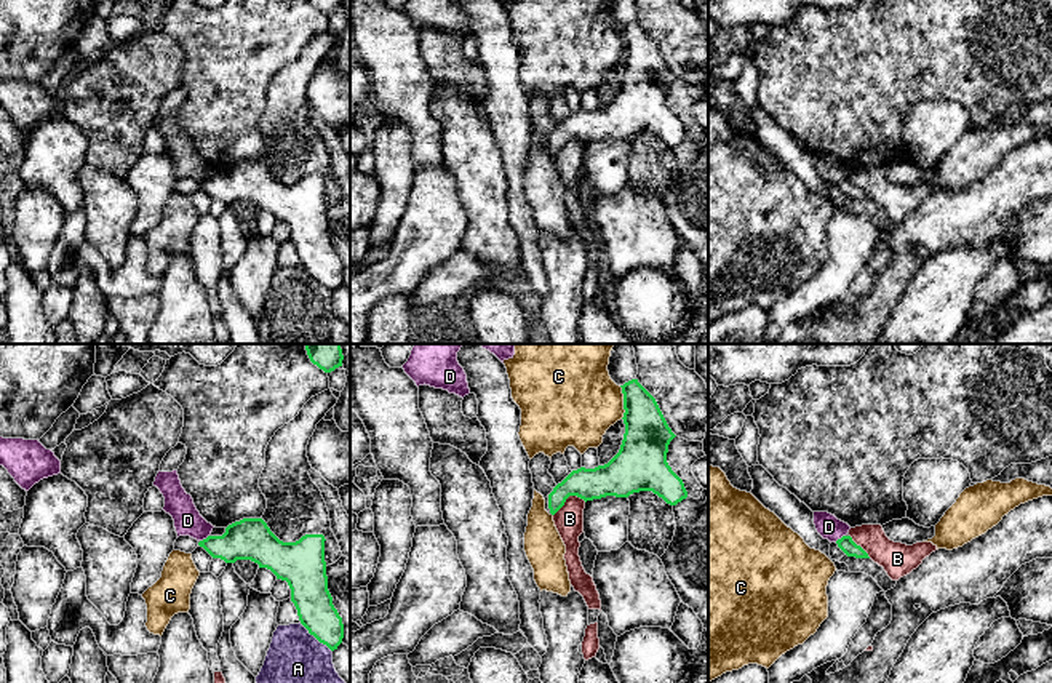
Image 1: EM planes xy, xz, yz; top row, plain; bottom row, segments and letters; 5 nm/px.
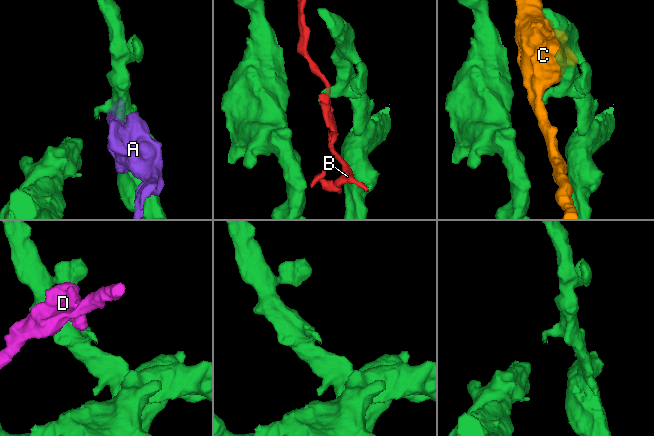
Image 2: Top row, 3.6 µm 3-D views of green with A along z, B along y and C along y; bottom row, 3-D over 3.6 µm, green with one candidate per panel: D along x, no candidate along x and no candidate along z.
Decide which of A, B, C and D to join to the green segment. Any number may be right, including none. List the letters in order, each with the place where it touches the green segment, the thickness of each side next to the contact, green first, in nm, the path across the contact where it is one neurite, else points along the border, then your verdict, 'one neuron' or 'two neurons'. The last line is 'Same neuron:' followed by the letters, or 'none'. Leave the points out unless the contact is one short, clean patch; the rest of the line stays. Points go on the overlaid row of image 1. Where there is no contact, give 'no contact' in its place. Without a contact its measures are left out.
A: xy (315, 637) | 190/280 nm | two neurons
B: xz (568, 496) | 180/140 nm | two neurons
C: xz (624, 402) | 240/440 nm | two neurons
D: yz (841, 538) | 80/120 nm | along yz (844, 535), (835, 541) | two neurons
Same neuron: none

